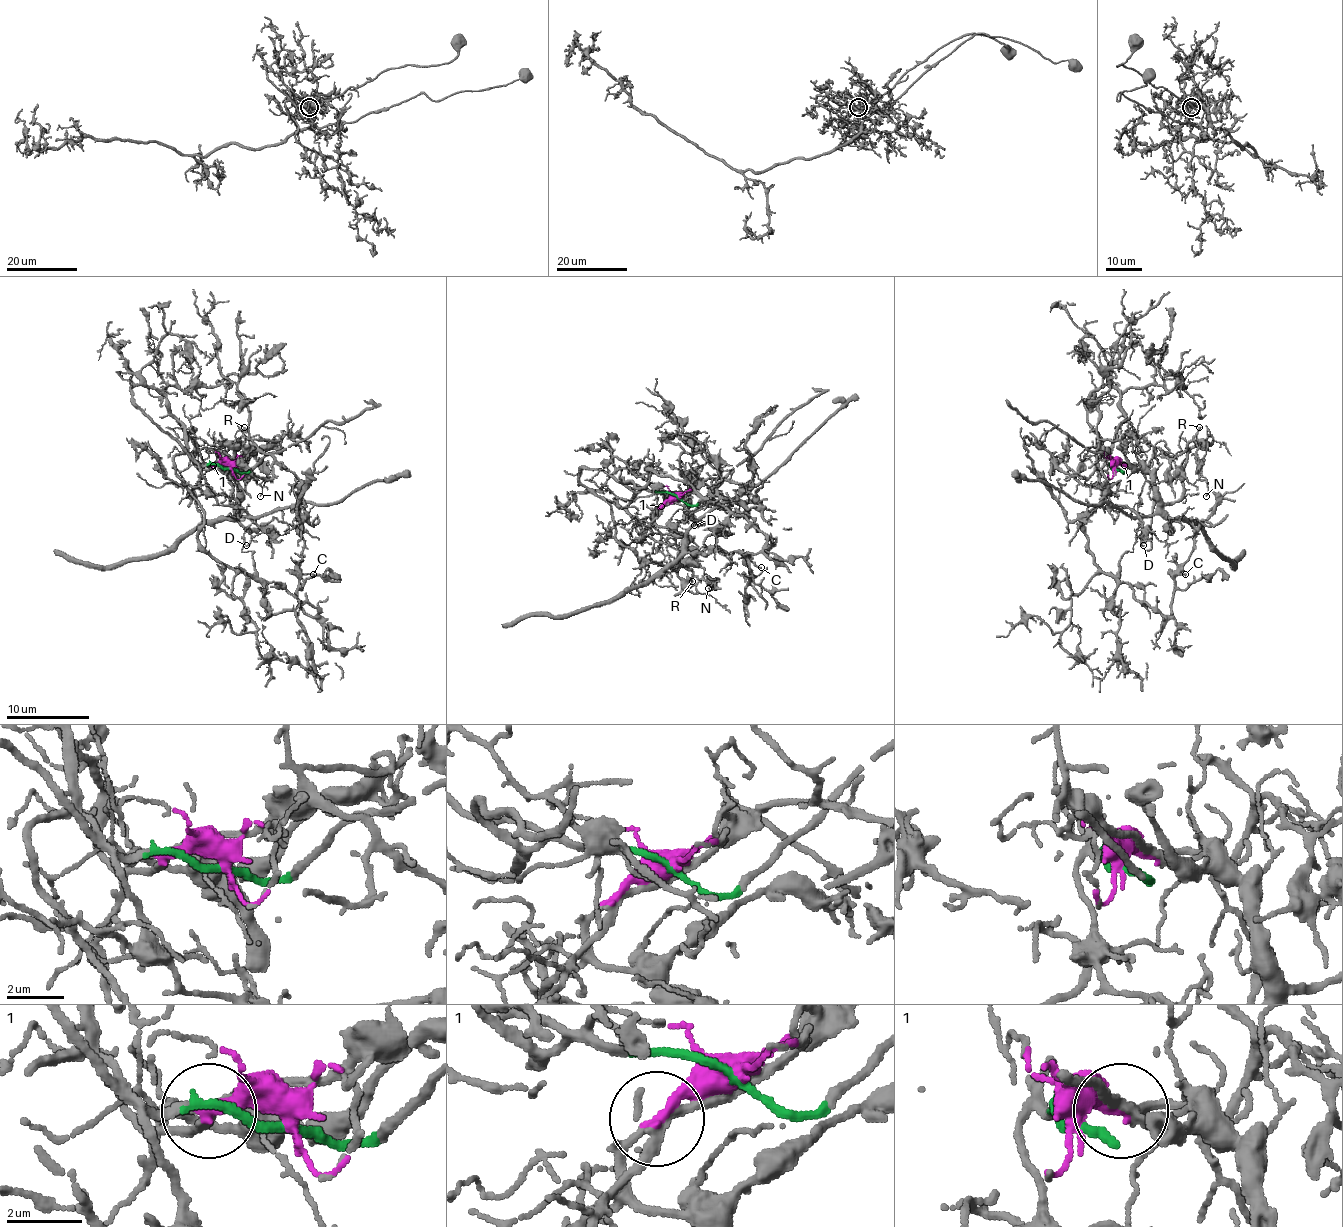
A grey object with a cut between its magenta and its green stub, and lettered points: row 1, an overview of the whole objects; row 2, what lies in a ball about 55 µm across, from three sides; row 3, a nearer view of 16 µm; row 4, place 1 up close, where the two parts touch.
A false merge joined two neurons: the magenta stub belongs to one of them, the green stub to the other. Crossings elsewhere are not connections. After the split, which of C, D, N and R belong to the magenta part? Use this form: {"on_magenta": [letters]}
{"on_magenta": ["D", "R"]}

